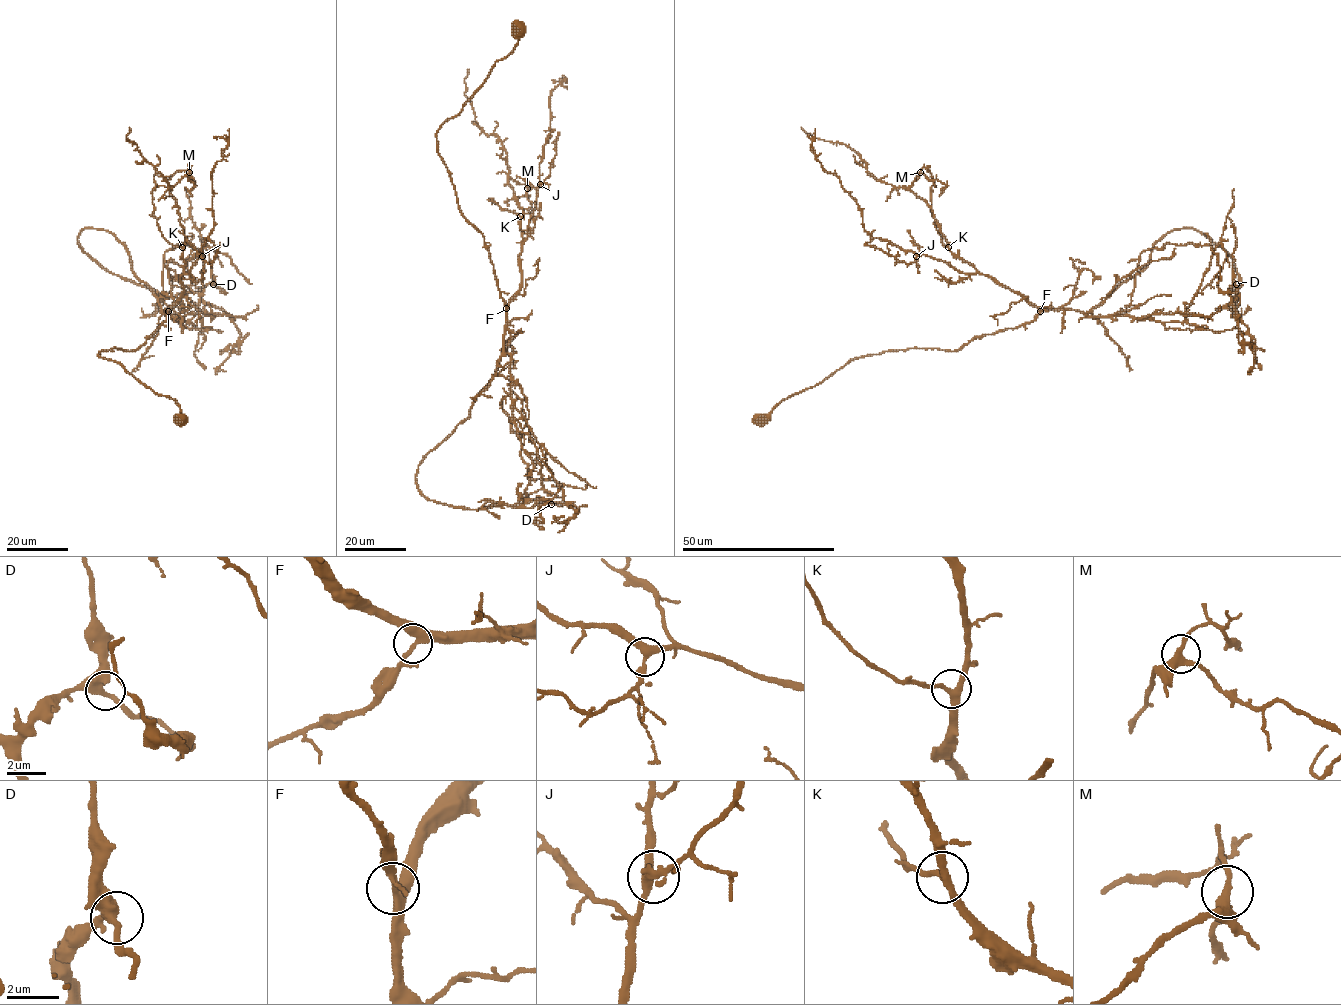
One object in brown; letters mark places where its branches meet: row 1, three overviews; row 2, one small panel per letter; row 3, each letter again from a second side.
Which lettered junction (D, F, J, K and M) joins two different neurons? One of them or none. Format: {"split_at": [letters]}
{"split_at": []}

